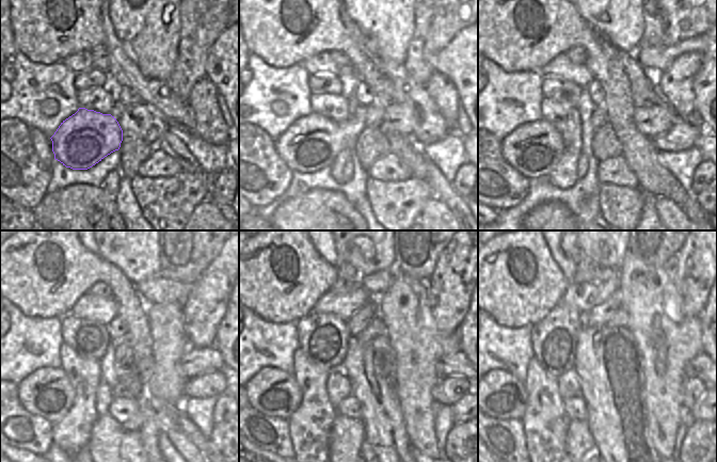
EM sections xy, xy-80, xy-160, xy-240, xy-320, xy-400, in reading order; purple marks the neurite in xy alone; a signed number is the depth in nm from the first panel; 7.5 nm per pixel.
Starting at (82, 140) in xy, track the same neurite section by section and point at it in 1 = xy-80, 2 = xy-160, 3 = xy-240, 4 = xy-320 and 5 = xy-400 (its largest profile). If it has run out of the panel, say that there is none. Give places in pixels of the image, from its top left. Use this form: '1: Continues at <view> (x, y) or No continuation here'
1: Continues at xy-80 (311, 143)
2: Continues at xy-160 (534, 149)
3: Continues at xy-240 (48, 393)
4: Continues at xy-320 (271, 392)
5: Continues at xy-400 (499, 395)

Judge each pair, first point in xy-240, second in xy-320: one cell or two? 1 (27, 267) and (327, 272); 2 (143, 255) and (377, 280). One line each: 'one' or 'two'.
1: one
2: two

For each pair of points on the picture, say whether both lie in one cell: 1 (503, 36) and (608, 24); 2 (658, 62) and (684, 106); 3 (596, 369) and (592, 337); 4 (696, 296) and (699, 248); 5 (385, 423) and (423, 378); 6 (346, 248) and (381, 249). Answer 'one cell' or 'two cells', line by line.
1: two cells
2: two cells
3: one cell
4: one cell
5: two cells
6: one cell

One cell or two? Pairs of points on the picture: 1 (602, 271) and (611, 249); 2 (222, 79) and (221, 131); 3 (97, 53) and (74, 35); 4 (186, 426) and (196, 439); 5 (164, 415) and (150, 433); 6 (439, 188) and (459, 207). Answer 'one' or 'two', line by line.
1: two
2: two
3: two
4: one
5: two
6: one

